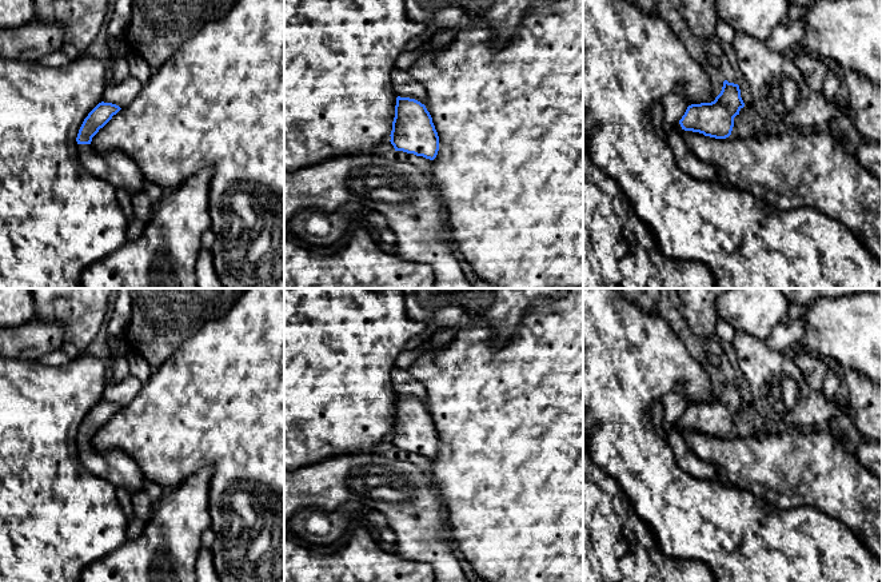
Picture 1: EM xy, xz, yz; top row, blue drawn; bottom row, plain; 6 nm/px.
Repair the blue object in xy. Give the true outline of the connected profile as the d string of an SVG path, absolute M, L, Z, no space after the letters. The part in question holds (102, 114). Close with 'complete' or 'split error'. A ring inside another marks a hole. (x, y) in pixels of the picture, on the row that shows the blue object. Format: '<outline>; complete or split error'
M99 103L84 119L76 141L80 164L93 176L111 183L115 188L125 188L131 195L144 190L144 176L139 166L127 155L111 151L96 154L91 144L92 137L121 108L112 103Z; split error

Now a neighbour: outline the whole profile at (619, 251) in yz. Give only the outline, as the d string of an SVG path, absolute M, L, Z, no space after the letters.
M583 139L583 288L714 288L714 284L702 262L669 259L660 252L618 183L594 164Z

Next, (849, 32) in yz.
M814 0L802 16L805 36L799 51L830 59L882 85L882 0Z

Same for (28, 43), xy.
M31 21L17 28L0 28L0 57L16 61L33 61L64 44L63 28L57 24Z

